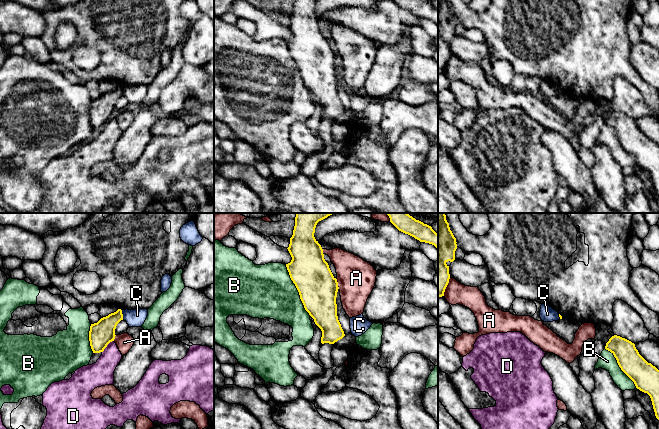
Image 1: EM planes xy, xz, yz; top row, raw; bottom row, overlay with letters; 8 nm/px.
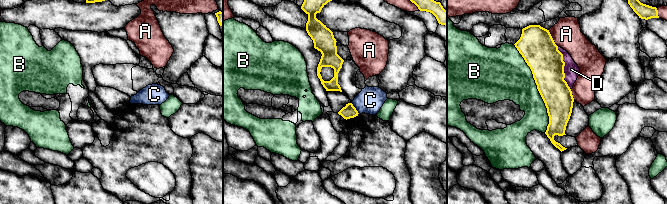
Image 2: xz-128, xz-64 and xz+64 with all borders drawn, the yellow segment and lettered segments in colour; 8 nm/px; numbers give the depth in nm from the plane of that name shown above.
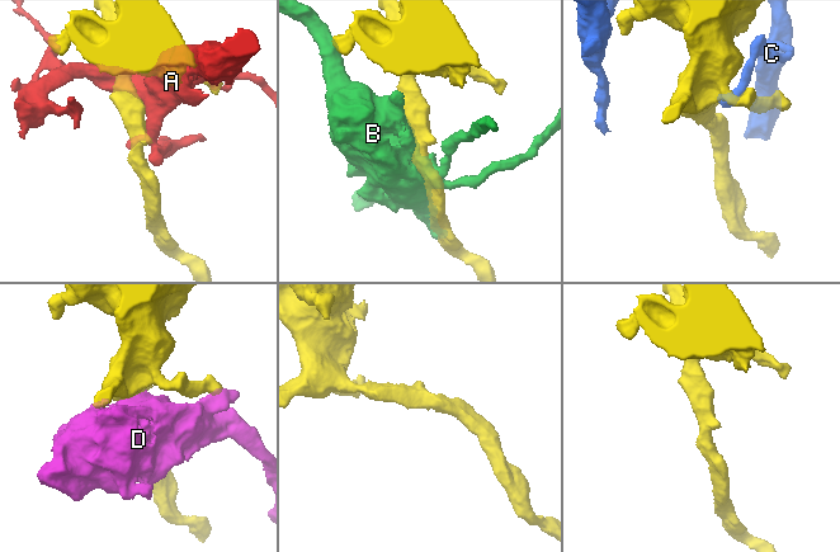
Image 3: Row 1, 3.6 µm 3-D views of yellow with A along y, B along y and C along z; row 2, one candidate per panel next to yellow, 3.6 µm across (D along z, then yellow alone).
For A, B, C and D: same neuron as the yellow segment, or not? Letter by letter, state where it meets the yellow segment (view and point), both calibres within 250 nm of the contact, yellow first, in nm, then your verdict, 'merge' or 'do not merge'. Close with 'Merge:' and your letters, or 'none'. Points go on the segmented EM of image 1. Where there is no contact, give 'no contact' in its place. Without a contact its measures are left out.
A: xz (337, 283) | 320/320 nm | do not merge
B: xz (297, 289) | 320/440 nm | do not merge
C: xy (122, 315) | 190/140 nm | do not merge
D: xy (106, 346) | 190/200 nm | do not merge
Merge: none

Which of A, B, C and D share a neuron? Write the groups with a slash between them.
A / B / C / D

